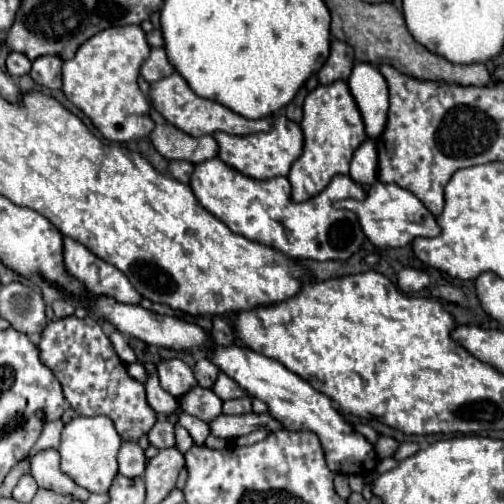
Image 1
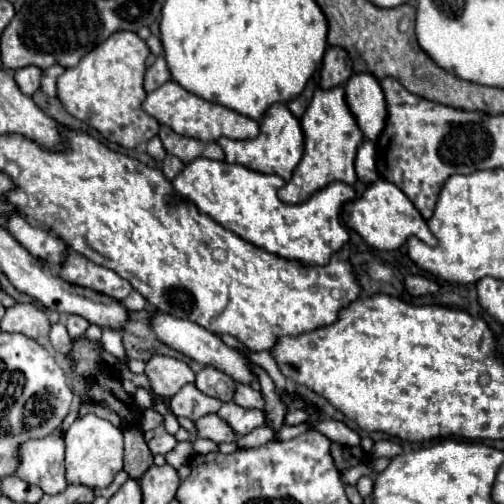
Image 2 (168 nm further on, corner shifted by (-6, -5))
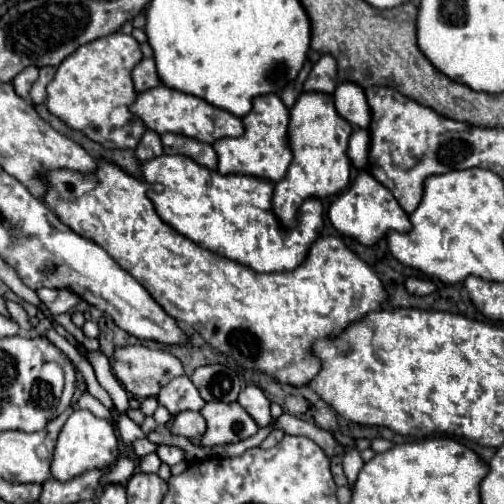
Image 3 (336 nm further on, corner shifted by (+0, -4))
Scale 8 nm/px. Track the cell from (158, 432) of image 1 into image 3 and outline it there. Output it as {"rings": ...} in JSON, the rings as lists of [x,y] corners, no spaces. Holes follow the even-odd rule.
{"rings":[[[142,438],[142,440],[132,442],[132,450],[134,450],[134,454],[136,454],[138,458],[144,458],[146,454],[150,454],[150,452],[154,452],[154,450],[156,450],[156,444],[152,444],[150,440]]]}

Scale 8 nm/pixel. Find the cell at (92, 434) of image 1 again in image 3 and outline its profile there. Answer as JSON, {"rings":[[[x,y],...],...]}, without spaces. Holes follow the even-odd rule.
{"rings":[[[74,410],[60,430],[50,462],[50,474],[60,482],[68,482],[78,474],[84,474],[86,470],[108,468],[116,462],[116,458],[118,458],[118,438],[114,434],[114,426],[102,418],[96,418],[90,410]]]}

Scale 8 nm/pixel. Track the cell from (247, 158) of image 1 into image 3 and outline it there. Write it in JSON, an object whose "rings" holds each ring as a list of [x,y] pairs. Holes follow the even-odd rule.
{"rings":[[[264,94],[254,98],[252,110],[242,118],[242,122],[244,134],[240,138],[222,138],[212,144],[218,154],[218,172],[280,182],[292,162],[288,150],[288,108],[282,104],[278,94]]]}

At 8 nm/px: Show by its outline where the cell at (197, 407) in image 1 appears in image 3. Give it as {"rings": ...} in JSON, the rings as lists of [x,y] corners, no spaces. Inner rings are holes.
{"rings":[[[176,376],[172,378],[156,396],[162,406],[166,406],[172,414],[184,412],[184,410],[200,410],[206,402],[202,400],[196,386],[190,382],[188,376]]]}

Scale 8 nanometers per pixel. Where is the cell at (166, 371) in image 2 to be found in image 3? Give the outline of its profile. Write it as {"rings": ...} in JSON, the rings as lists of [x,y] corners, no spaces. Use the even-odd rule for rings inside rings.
{"rings":[[[142,344],[118,346],[114,350],[112,370],[114,370],[114,376],[118,378],[118,382],[124,386],[124,390],[138,400],[148,398],[148,396],[158,396],[158,390],[162,386],[166,386],[166,382],[170,382],[170,378],[176,378],[178,374],[184,372],[180,360],[174,354],[170,354],[168,350],[154,350],[154,348],[148,348]]]}

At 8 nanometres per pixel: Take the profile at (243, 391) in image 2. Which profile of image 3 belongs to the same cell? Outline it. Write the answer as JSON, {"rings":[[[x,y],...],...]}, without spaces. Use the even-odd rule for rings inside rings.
{"rings":[[[246,386],[238,396],[238,404],[256,420],[256,424],[260,428],[272,424],[270,400],[266,398],[266,394],[258,386]]]}

